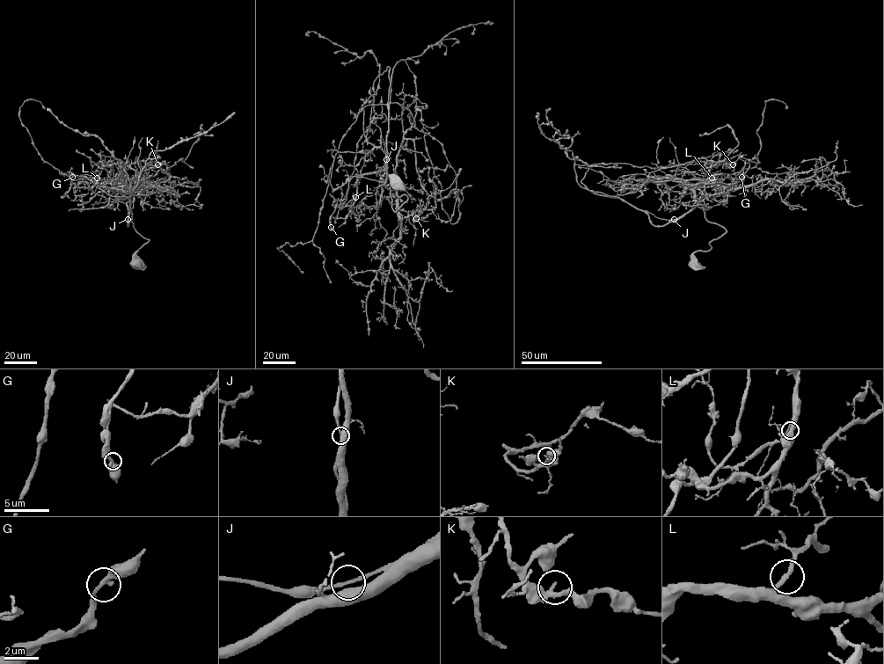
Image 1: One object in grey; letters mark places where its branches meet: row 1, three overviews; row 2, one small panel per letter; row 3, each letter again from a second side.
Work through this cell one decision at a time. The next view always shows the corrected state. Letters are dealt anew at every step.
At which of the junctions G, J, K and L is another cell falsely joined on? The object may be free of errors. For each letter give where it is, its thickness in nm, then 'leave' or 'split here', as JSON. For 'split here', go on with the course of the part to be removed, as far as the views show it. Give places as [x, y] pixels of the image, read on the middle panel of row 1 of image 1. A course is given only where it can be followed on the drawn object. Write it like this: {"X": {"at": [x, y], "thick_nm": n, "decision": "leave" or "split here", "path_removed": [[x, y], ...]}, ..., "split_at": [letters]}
{"G": {"at": [331, 227], "thick_nm": 320, "decision": "leave"}, "J": {"at": [386, 159], "thick_nm": 170, "decision": "leave"}, "K": {"at": [416, 218], "thick_nm": 240, "decision": "leave"}, "L": {"at": [355, 197], "thick_nm": 240, "decision": "leave"}, "split_at": []}

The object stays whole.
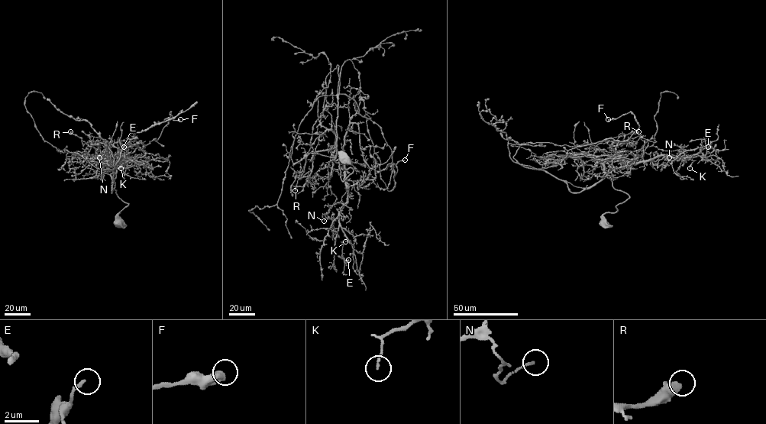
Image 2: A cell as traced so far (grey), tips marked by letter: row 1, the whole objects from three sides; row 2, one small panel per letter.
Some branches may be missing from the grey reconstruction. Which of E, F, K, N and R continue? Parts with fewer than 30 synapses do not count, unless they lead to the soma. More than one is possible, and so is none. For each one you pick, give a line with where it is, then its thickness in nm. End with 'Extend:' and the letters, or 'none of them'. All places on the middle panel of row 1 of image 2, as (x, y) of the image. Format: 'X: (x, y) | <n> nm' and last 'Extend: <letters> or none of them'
Extend: none of them

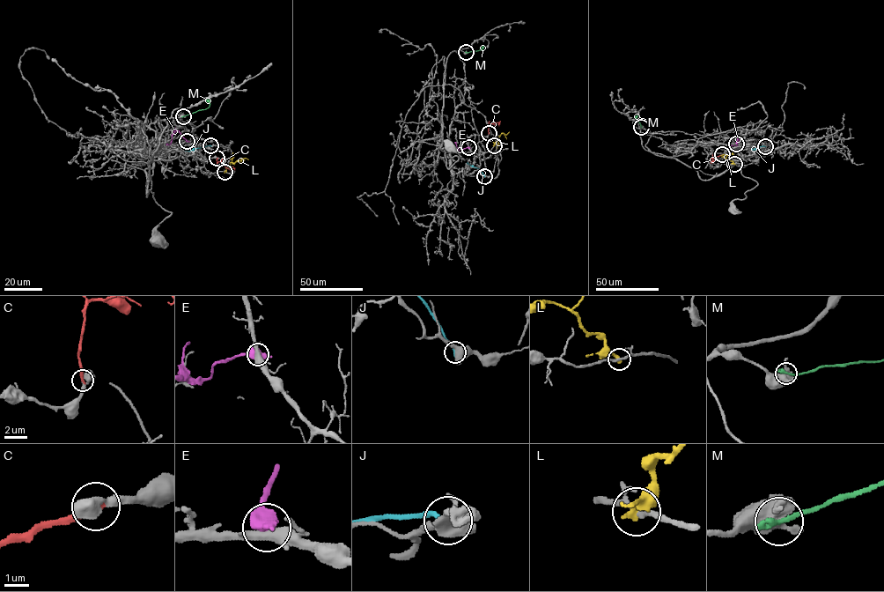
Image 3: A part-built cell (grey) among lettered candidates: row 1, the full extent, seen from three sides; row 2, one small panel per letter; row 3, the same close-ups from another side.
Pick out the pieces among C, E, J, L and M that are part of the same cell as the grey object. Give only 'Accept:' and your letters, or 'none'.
Accept: C

